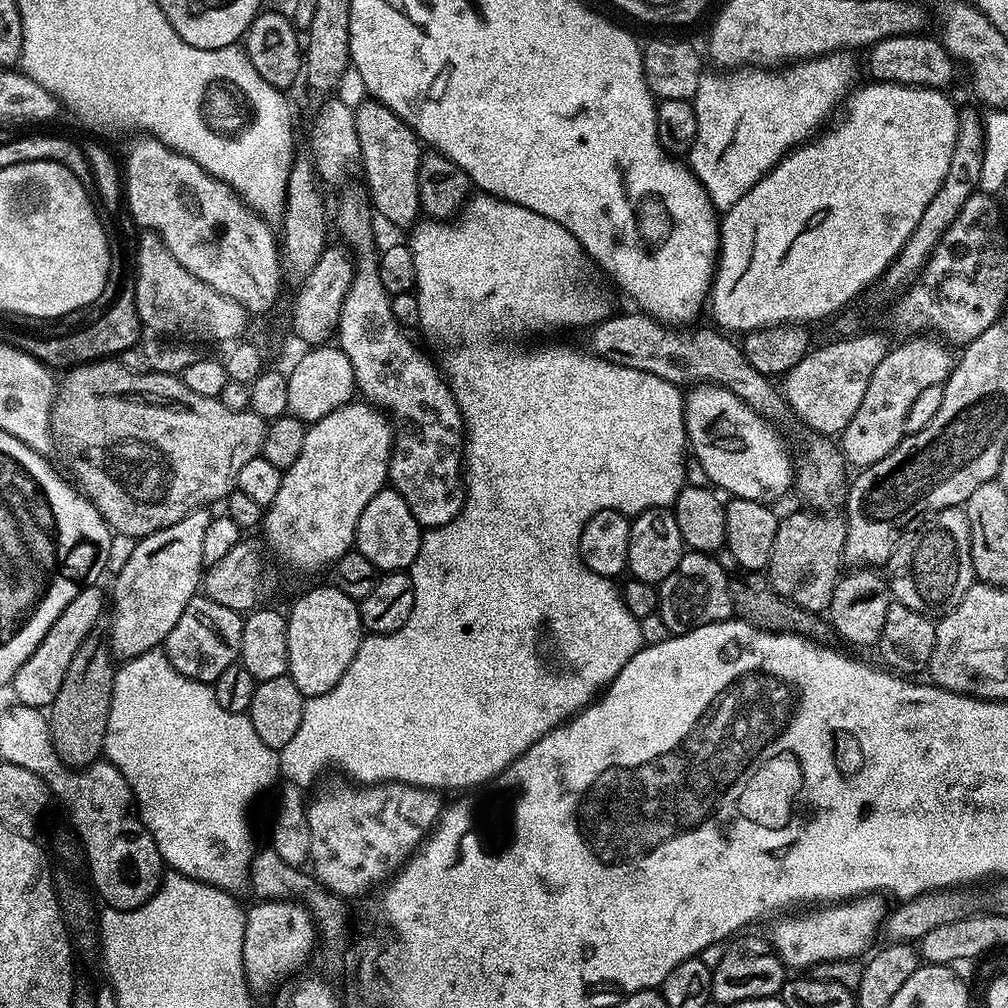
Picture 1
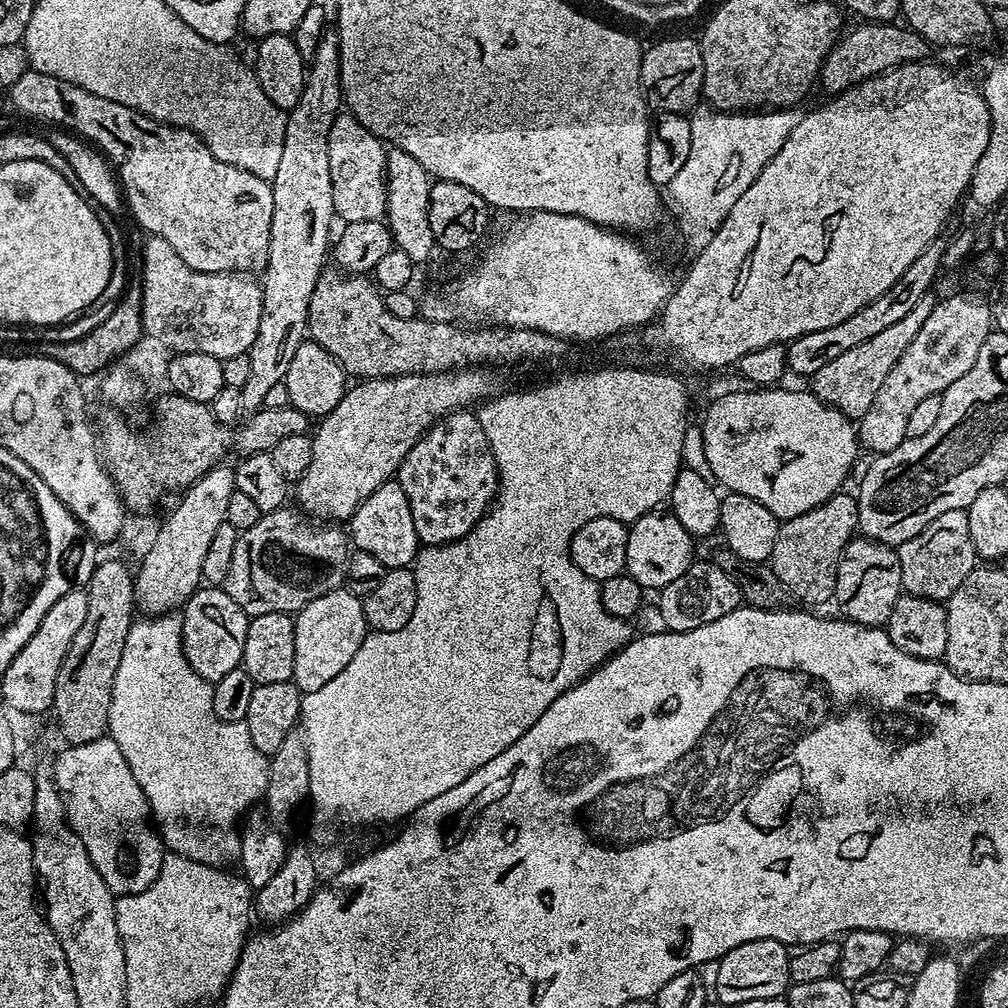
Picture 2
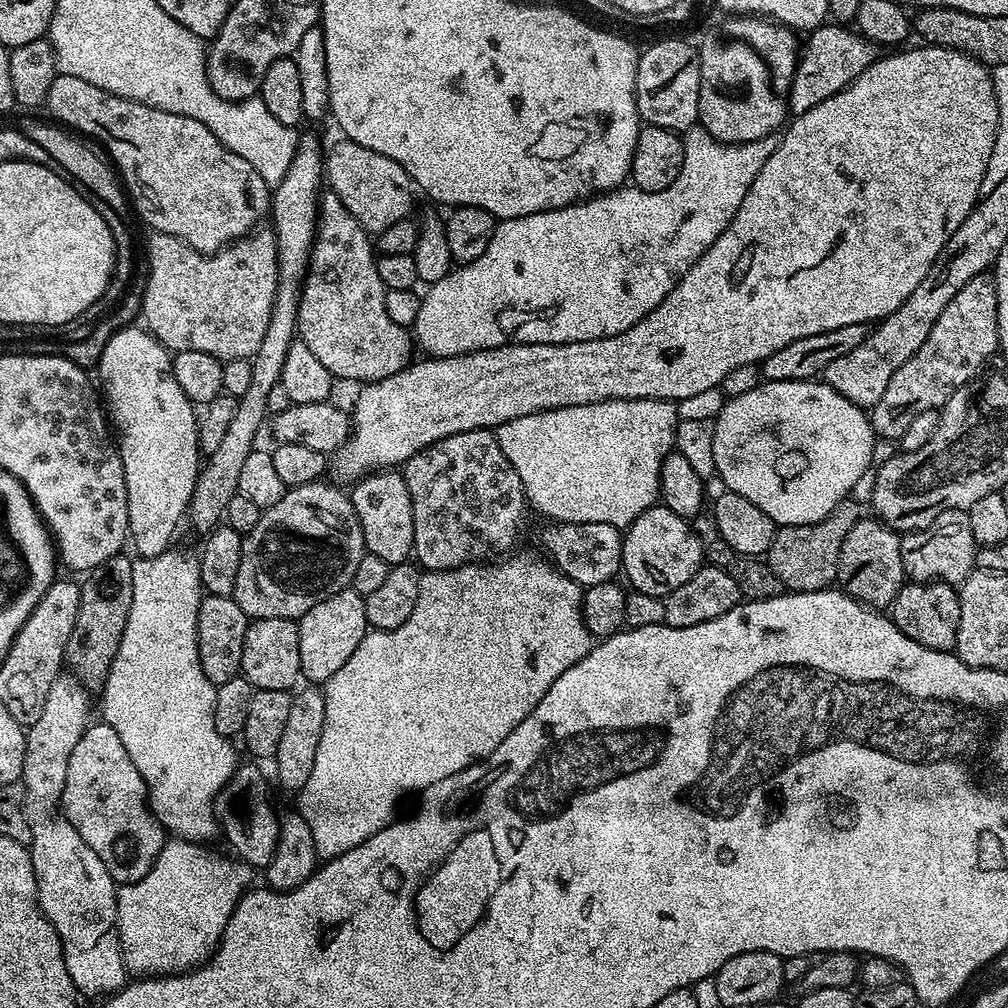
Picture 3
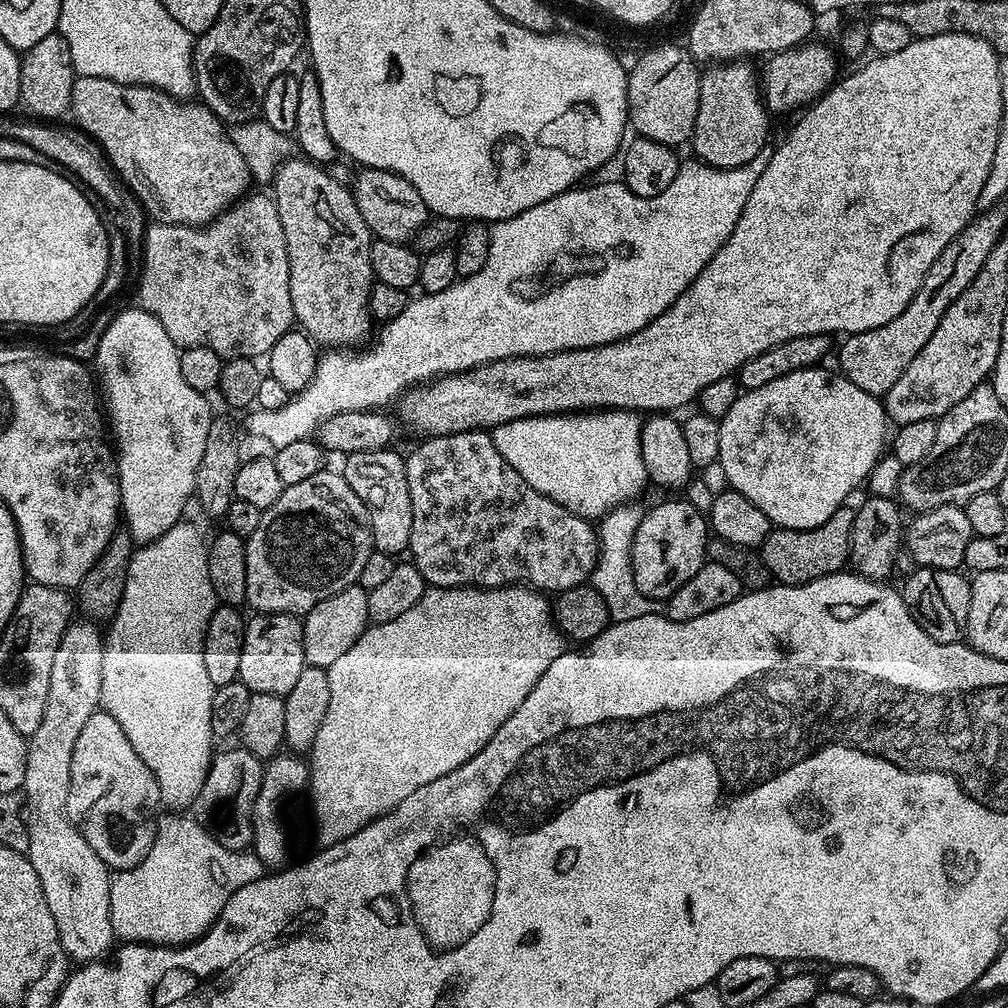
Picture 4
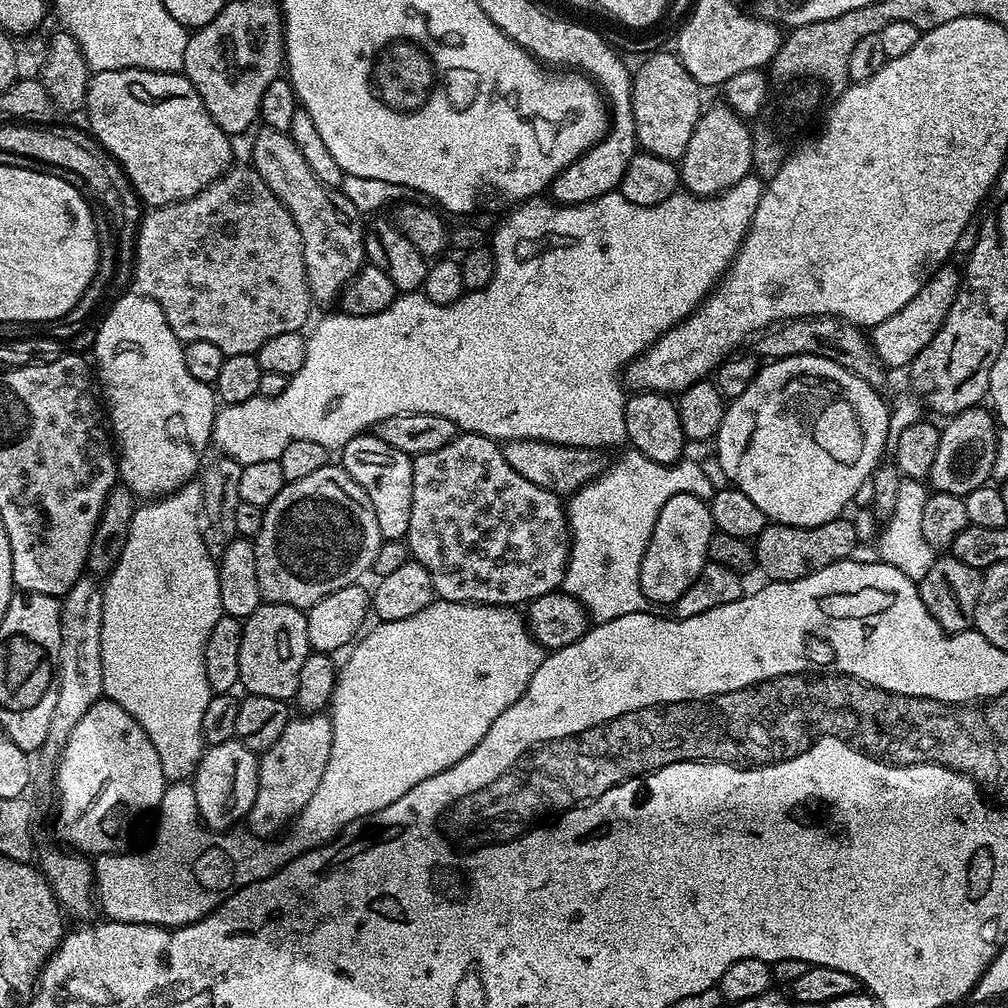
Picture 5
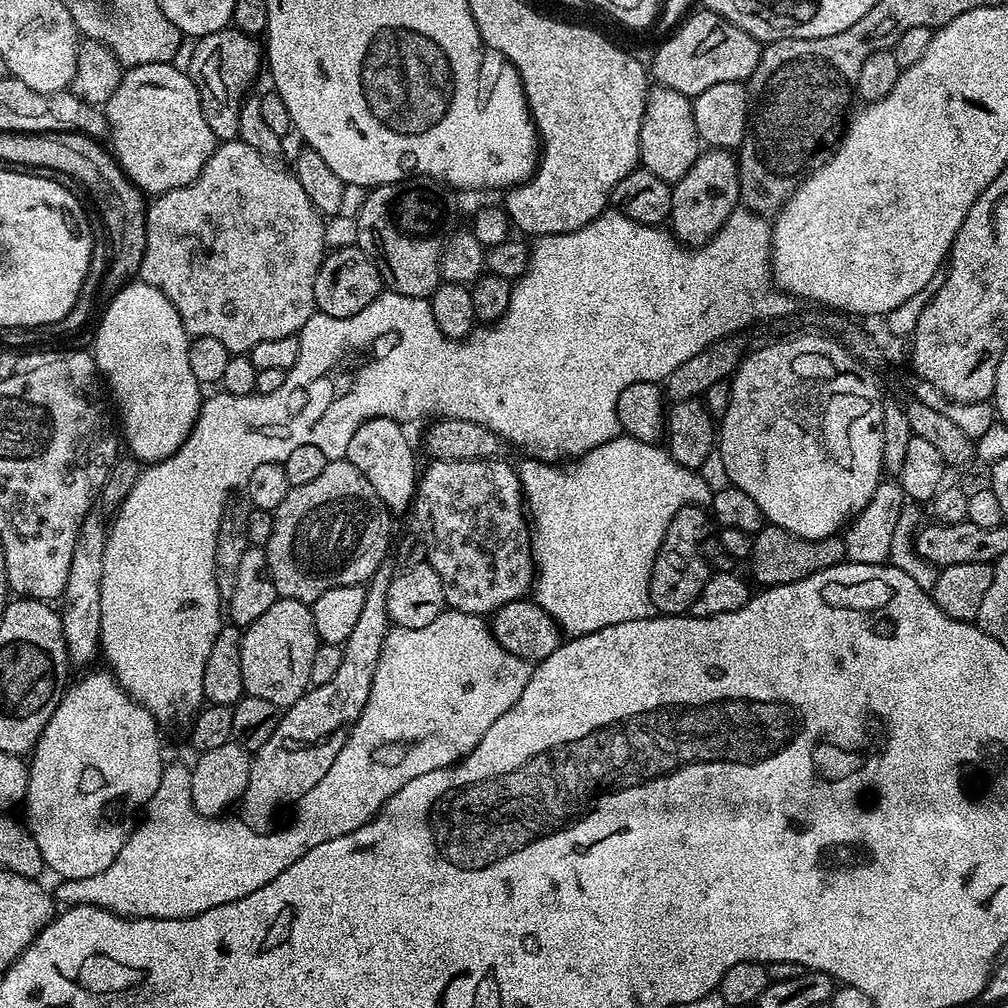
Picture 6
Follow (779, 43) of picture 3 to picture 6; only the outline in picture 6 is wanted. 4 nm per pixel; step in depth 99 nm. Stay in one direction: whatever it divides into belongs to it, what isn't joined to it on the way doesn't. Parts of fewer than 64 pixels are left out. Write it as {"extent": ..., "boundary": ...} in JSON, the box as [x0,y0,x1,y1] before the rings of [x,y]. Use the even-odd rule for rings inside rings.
{"extent":[667,148,740,244],"boundary":[[[723,148],[704,150],[684,177],[672,184],[672,205],[667,223],[681,244],[707,244],[739,204],[740,166],[737,157]]]}

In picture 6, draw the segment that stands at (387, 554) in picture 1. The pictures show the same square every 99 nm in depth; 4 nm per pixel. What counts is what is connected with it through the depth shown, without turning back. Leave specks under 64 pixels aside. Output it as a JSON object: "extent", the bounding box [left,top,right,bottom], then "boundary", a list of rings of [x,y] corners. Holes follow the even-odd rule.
{"extent":[346,416,418,514],"boundary":[[[379,416],[362,422],[362,426],[354,430],[350,446],[346,446],[346,458],[362,473],[366,482],[374,486],[380,501],[393,514],[407,513],[411,509],[418,479],[418,467],[416,468],[416,456],[412,453],[412,444],[400,428],[403,428],[401,421]]]}

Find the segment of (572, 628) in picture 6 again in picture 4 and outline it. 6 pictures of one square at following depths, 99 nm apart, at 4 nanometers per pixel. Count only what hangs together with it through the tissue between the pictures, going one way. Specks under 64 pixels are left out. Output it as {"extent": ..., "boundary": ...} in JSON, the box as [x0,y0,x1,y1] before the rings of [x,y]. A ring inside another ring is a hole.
{"extent":[590,502,658,621],"boundary":[[[632,502],[621,504],[620,507],[606,513],[598,524],[600,557],[596,569],[592,572],[590,583],[598,590],[598,594],[602,594],[602,602],[606,602],[609,617],[613,621],[642,618],[655,613],[658,608],[657,601],[642,594],[642,590],[638,590],[638,582],[634,582],[632,543],[642,515],[641,509],[636,509],[636,506]]]}

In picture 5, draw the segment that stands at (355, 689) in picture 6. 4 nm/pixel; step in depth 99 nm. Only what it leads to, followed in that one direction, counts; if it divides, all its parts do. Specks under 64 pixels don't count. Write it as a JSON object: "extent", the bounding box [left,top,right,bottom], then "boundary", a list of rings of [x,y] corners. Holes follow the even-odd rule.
{"extent":[246,714,331,842],"boundary":[[[300,714],[297,717],[297,720],[296,717],[289,719],[278,742],[274,742],[274,746],[270,746],[259,757],[258,794],[246,817],[246,825],[251,835],[265,842],[279,837],[290,822],[299,816],[306,802],[314,798],[314,790],[318,790],[318,782],[322,782],[326,762],[330,762],[331,715]]]}

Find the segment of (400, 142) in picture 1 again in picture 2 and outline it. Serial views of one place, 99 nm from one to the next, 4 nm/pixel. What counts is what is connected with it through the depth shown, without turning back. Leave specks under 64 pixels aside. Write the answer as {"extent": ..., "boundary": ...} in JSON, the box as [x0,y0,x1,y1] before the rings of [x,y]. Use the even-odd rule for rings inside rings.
{"extent":[384,147,438,266],"boundary":[[[393,147],[387,153],[387,157],[388,193],[384,216],[388,229],[392,231],[392,242],[395,247],[401,248],[411,258],[413,264],[423,266],[431,258],[432,251],[437,251],[438,248],[434,234],[430,230],[428,217],[433,181],[426,169],[418,166],[418,162],[414,162],[414,158],[410,158],[410,154],[406,154],[401,148]]]}

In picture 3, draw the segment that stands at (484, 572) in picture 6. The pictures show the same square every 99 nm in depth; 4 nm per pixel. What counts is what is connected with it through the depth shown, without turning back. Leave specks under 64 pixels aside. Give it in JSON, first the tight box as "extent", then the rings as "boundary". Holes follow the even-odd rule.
{"extent":[402,428,624,590],"boundary":[[[479,428],[478,430],[466,430],[462,434],[454,434],[450,438],[442,438],[430,446],[426,446],[418,454],[411,456],[402,465],[402,475],[406,482],[406,490],[410,490],[410,506],[414,510],[414,546],[412,551],[421,569],[437,572],[438,570],[461,568],[467,564],[488,562],[493,558],[500,558],[511,553],[517,547],[517,545],[515,546],[516,539],[519,538],[520,531],[528,524],[530,505],[527,498],[524,497],[524,484],[518,478],[518,470],[506,458],[506,454],[502,454],[502,446],[498,442],[495,431]],[[599,520],[585,524],[545,523],[540,540],[547,559],[555,564],[558,571],[575,584],[587,590],[602,582],[616,580],[622,572],[622,546],[624,537],[615,523]]]}

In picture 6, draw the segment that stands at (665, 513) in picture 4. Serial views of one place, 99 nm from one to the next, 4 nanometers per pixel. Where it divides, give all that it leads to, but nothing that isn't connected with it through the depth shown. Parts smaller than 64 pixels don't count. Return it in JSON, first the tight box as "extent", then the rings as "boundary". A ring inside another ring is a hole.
{"extent":[650,506,710,616],"boundary":[[[689,506],[680,508],[678,514],[674,514],[674,518],[662,538],[662,546],[654,558],[654,566],[650,574],[650,598],[652,599],[653,609],[657,613],[665,616],[685,615],[691,609],[692,603],[698,598],[698,594],[702,594],[702,586],[706,586],[710,569],[707,562],[704,561],[702,551],[702,545],[706,539],[706,533],[704,533],[704,516],[706,520],[706,512],[703,507]]]}

